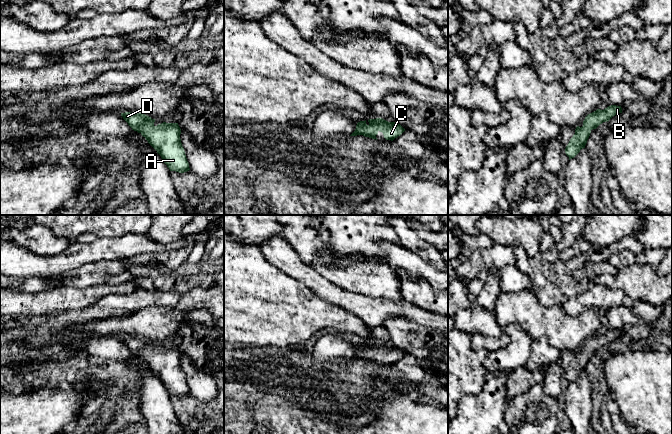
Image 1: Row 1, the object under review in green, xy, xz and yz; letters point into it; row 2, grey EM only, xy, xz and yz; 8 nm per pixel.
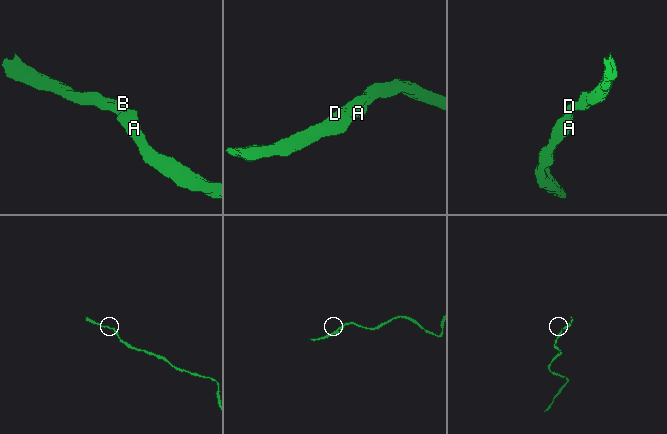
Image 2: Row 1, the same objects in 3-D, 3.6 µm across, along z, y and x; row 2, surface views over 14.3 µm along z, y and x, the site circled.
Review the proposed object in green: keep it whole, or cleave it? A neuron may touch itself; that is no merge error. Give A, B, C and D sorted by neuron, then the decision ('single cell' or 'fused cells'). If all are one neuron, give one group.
A B C D | single cell

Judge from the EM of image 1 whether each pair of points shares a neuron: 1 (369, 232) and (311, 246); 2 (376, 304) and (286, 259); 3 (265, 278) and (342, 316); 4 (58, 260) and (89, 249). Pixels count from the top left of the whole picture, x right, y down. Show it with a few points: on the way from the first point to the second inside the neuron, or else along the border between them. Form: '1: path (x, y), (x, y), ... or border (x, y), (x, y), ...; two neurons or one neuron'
1: border (323, 225), (328, 232), (328, 244), (346, 254); two neurons
2: path (354, 302), (327, 291), (308, 276); one neuron
3: path (284, 297), (300, 313), (323, 315); one neuron
4: path (66, 260), (81, 254); one neuron

